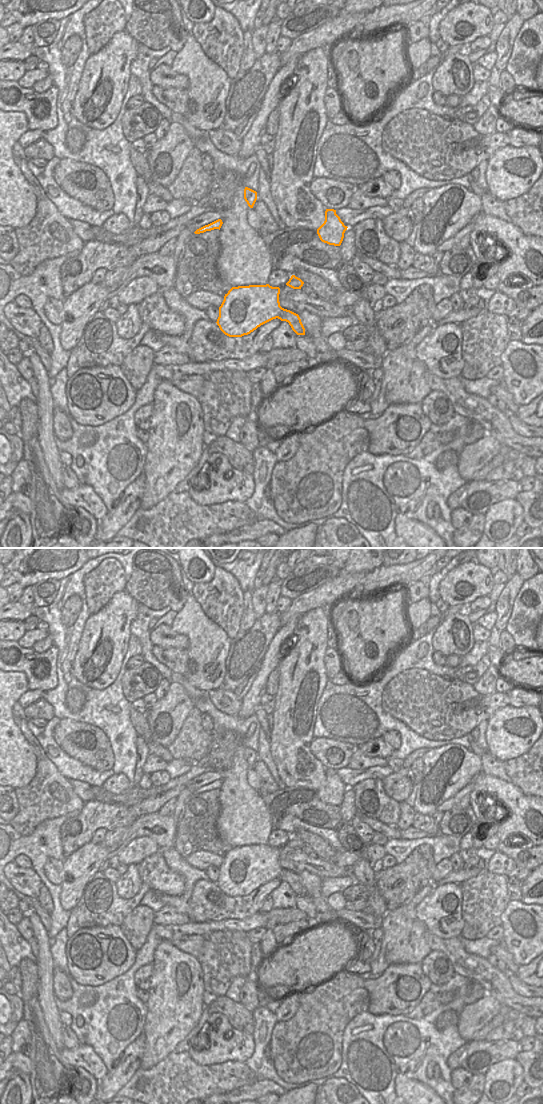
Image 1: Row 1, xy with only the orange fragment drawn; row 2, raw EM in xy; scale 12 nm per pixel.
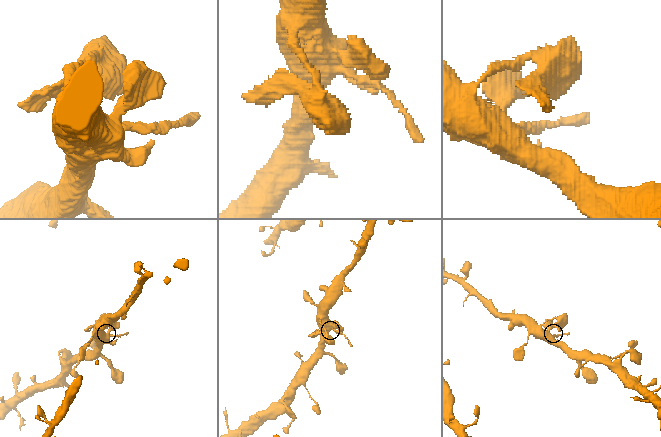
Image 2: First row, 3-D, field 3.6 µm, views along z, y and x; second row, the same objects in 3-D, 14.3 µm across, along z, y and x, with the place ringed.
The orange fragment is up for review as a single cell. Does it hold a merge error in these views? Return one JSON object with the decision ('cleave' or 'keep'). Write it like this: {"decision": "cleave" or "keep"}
{"decision": "keep"}

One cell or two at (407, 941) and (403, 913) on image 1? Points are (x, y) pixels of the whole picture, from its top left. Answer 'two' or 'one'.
one

